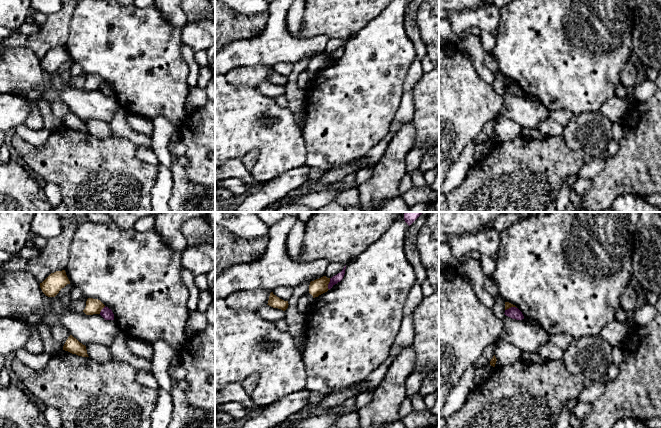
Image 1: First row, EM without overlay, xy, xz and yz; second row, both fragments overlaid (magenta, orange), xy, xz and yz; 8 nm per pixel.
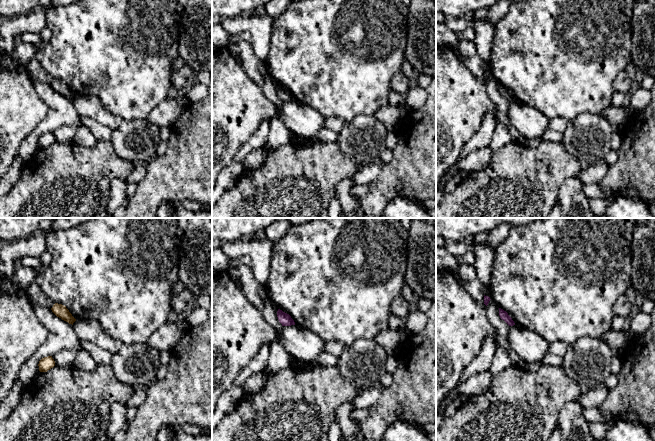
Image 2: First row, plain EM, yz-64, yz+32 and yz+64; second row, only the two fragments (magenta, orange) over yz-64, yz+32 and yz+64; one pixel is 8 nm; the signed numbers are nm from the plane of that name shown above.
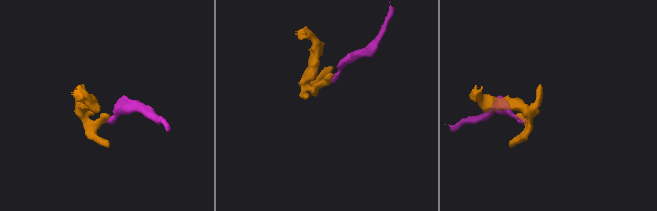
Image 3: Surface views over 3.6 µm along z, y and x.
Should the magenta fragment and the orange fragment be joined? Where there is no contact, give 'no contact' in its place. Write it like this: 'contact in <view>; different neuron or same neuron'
contact in xz; different neuron

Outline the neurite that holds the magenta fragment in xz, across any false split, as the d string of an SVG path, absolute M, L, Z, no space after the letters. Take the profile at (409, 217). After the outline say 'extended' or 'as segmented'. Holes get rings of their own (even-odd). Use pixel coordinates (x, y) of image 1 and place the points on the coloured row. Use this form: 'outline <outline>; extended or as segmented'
outline M404 212L404 220L410 226L422 212Z; as segmented

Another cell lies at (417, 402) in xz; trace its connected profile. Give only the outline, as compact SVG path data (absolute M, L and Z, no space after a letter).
M417 393L412 399L411 399L411 403L413 406L413 410L415 411L419 411L419 412L423 412L425 410L427 410L423 398L419 395L419 393Z

